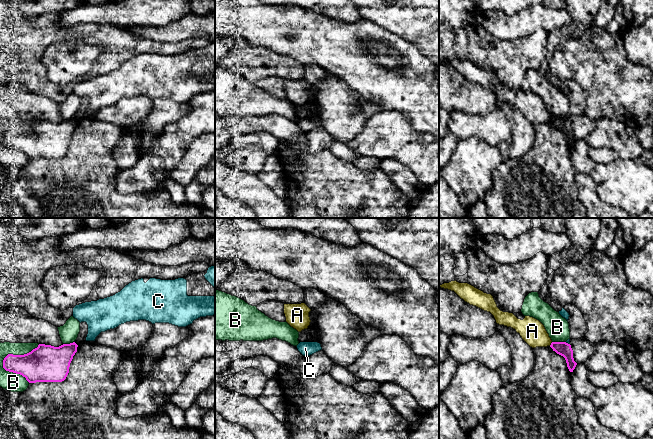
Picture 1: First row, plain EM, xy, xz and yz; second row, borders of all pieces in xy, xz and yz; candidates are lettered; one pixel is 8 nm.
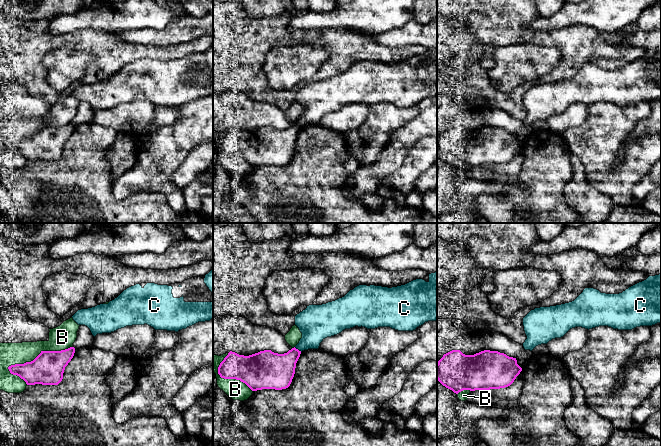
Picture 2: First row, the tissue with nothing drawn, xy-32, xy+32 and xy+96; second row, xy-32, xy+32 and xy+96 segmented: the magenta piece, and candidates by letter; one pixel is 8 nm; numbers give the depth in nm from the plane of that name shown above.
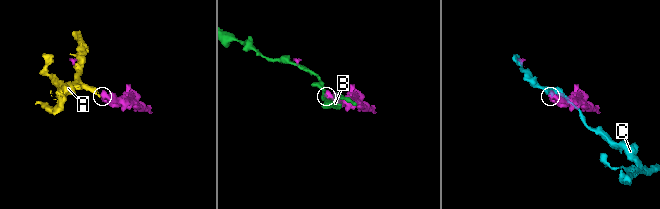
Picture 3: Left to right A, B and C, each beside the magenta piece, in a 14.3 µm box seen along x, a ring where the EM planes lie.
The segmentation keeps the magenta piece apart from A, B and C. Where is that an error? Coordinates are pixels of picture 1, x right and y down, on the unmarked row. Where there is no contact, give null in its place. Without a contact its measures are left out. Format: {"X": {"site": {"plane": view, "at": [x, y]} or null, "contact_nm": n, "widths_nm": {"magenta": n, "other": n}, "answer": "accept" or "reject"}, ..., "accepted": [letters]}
{"A": {"site": {"plane": "yz", "at": [551, 120]}, "contact_nm": 40, "widths_nm": {"magenta": 120, "other": 200}, "answer": "reject"}, "B": {"site": {"plane": "xy", "at": [17, 131]}, "contact_nm": 360, "widths_nm": {"magenta": 300, "other": 150}, "answer": "reject"}, "C": {"site": {"plane": "yz", "at": [567, 119]}, "contact_nm": 40, "widths_nm": {"magenta": 120, "other": 30}, "answer": "reject"}, "accepted": []}

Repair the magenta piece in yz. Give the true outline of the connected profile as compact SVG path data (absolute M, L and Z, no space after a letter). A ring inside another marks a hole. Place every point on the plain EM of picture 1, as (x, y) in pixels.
M552 118L550 123L565 134L569 147L573 148L577 139L574 137L571 121L566 118Z

